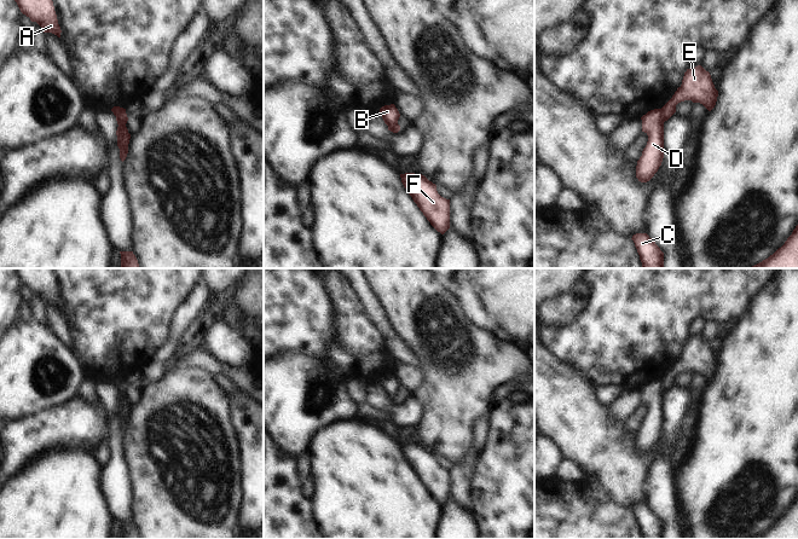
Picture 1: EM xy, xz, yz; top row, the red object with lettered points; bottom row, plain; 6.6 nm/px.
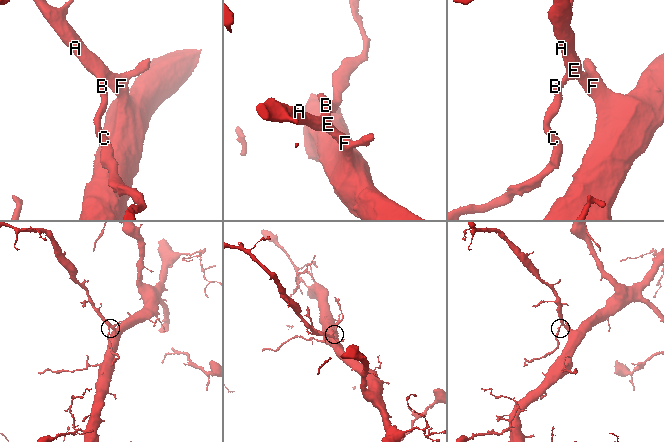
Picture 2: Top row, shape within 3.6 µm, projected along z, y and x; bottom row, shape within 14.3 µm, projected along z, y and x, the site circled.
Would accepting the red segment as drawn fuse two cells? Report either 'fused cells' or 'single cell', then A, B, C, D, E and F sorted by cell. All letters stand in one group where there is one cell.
fused cells | A E F / B C D

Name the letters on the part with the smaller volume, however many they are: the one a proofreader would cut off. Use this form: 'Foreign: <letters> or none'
Foreign: B, C, D

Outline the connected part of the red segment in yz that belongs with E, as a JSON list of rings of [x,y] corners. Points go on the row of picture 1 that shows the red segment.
[[[701,65],[687,69],[682,85],[672,98],[660,109],[663,122],[667,121],[675,112],[676,105],[684,100],[702,104],[711,111],[717,102],[718,91],[715,88],[711,75]]]

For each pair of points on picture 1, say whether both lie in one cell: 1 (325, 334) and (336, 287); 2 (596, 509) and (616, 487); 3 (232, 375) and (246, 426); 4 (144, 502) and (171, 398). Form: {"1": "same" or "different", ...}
{"1": "different", "2": "different", "3": "different", "4": "same"}

